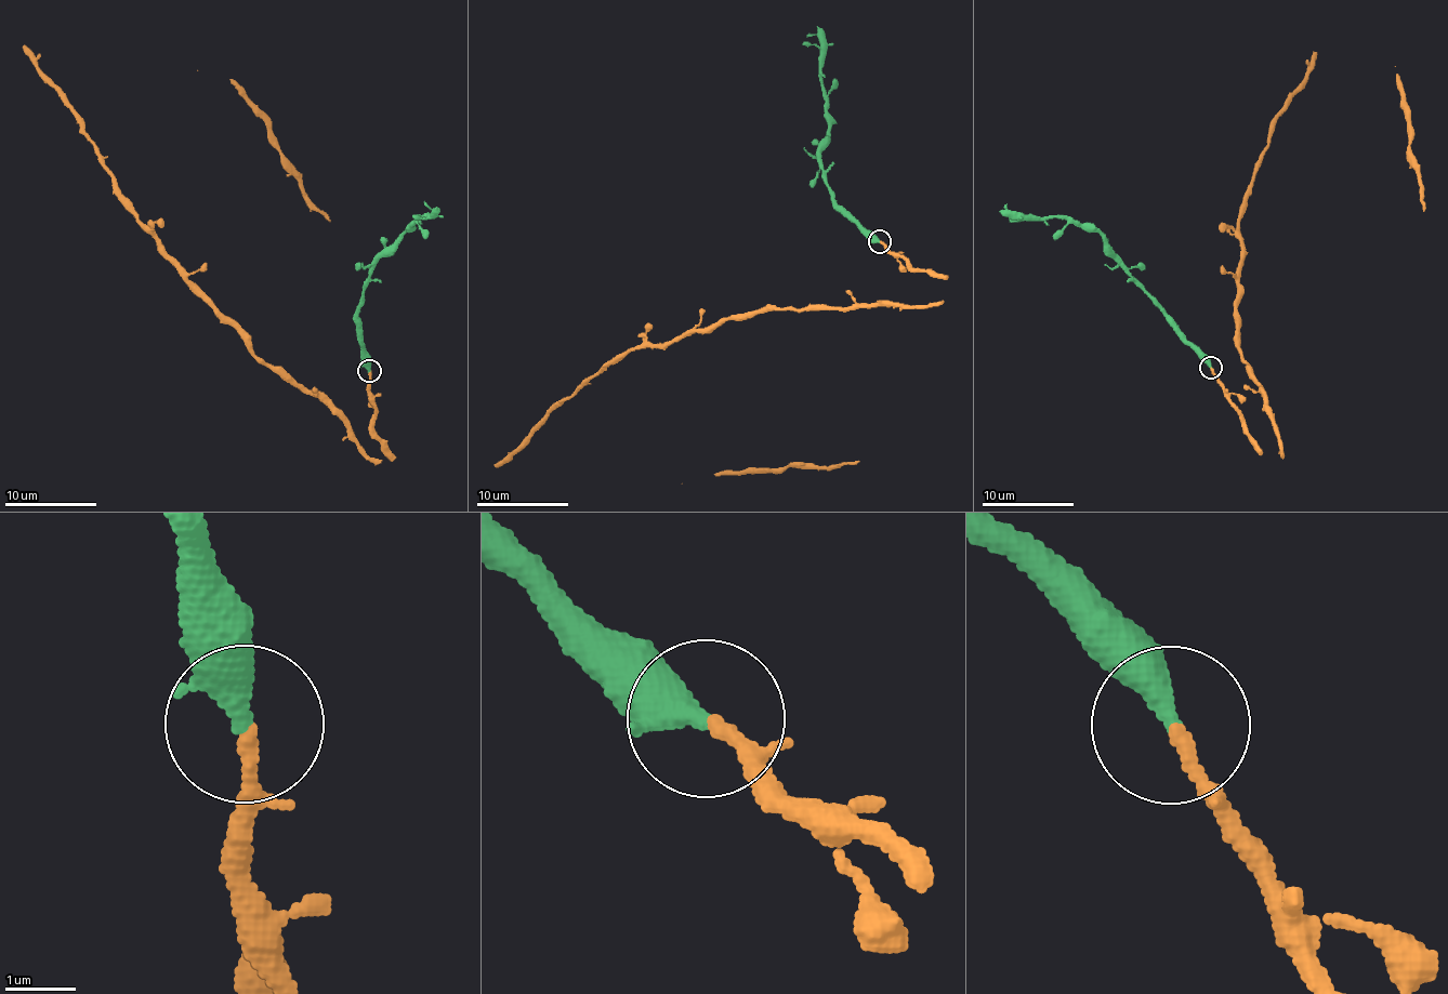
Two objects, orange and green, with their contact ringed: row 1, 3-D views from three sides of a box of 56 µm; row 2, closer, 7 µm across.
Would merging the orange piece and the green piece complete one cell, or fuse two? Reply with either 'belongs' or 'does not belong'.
belongs

